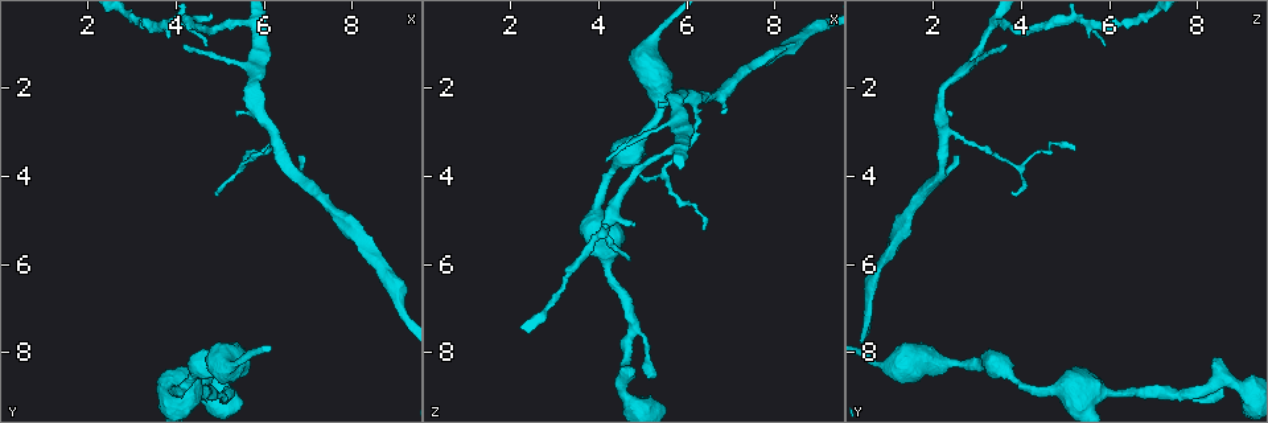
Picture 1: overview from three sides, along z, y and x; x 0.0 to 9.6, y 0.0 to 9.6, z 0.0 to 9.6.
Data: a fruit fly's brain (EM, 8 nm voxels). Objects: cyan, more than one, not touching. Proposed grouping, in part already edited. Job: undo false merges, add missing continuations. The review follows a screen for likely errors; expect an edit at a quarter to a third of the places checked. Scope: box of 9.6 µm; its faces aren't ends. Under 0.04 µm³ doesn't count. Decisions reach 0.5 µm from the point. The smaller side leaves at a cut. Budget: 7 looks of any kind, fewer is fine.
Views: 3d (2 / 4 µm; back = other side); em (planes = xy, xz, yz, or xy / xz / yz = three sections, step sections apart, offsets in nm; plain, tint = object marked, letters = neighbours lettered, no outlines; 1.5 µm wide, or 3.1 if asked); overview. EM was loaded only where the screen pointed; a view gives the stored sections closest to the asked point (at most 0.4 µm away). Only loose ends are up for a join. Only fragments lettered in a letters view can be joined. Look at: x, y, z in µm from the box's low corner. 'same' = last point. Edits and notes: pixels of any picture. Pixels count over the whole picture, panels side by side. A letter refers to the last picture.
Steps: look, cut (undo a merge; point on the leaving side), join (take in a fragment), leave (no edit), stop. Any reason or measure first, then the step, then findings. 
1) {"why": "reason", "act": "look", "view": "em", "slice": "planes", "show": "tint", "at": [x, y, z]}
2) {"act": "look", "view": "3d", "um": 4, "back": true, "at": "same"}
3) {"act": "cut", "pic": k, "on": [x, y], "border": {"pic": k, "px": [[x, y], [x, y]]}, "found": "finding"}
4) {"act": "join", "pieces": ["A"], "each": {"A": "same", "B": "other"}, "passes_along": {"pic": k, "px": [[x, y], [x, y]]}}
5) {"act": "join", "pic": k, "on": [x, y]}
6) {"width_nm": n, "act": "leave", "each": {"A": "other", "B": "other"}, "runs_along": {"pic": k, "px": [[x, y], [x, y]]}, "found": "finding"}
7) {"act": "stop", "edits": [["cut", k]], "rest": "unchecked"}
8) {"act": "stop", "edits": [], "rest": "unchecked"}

{"why": "sudden change in width", "act": "look", "view": "3d", "um": 4, "back": true, "at": [4.30, 8.60, 3.80]}

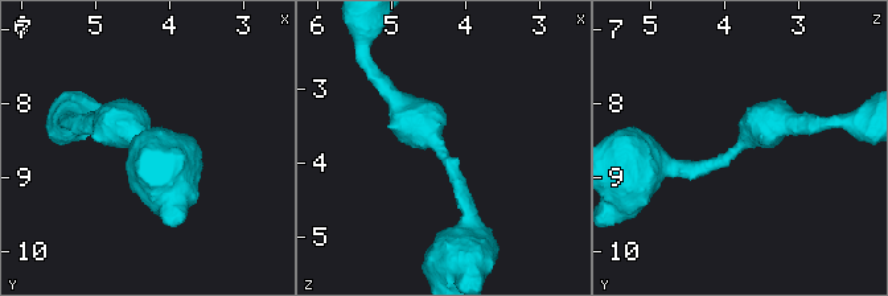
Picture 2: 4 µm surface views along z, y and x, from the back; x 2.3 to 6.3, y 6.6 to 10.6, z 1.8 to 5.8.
{"arm_widths_nm": [200, 500], "why": "shape alone is not enough", "act": "look", "view": "em", "slice": "planes", "show": "tint", "at": [4.30, 8.65, 3.85]}

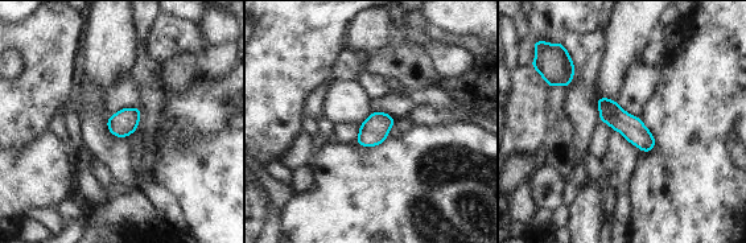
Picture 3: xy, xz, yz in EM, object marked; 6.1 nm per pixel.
{"act": "look", "view": "em", "slice": "planes", "show": "letters", "at": "same"}

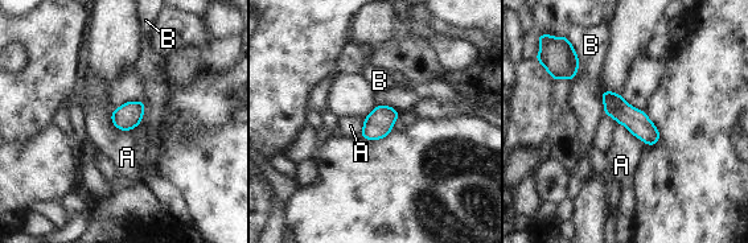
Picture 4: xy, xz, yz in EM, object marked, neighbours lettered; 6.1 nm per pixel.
{"longest_contact_nm": ["A", 220], "act": "leave", "each": {"A": "other", "B": "other"}, "found": "one neuron here"}

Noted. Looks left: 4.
{"why": "free end", "act": "look", "view": "3d", "um": 4, "at": [5.35, 2.60, 2.40]}

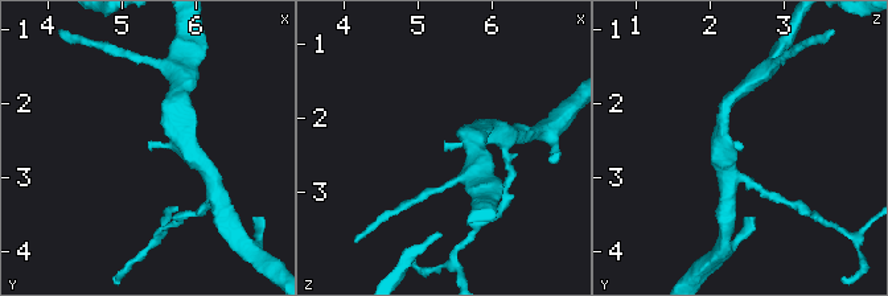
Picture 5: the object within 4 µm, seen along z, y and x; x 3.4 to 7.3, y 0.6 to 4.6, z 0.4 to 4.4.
{"act": "look", "view": "em", "slice": "planes", "show": "tint", "at": [5.35, 2.60, 2.30]}

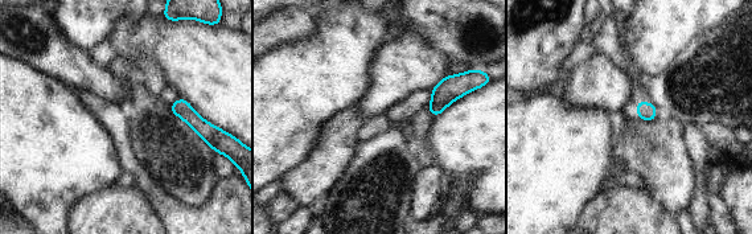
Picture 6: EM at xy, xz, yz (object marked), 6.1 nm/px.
{"act": "look", "view": "em", "slice": "planes", "show": "letters", "at": "same"}

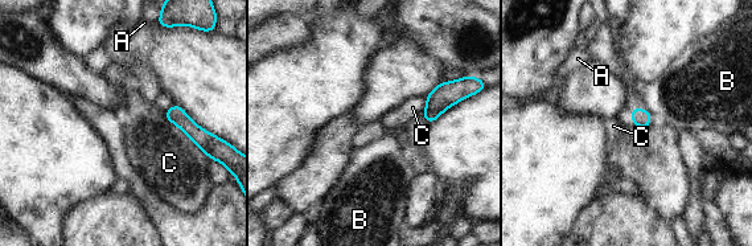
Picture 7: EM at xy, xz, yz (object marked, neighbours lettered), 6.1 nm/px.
{"width_nm": 110, "act": "leave", "each": {"A": "other", "B": "other", "C": "other"}, "border": {"pic": 7, "px": [[163, 113], [206, 155]]}, "found": "none of them fits"}

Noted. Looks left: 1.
{"act": "stop", "edits": [], "rest": "unchecked"}

